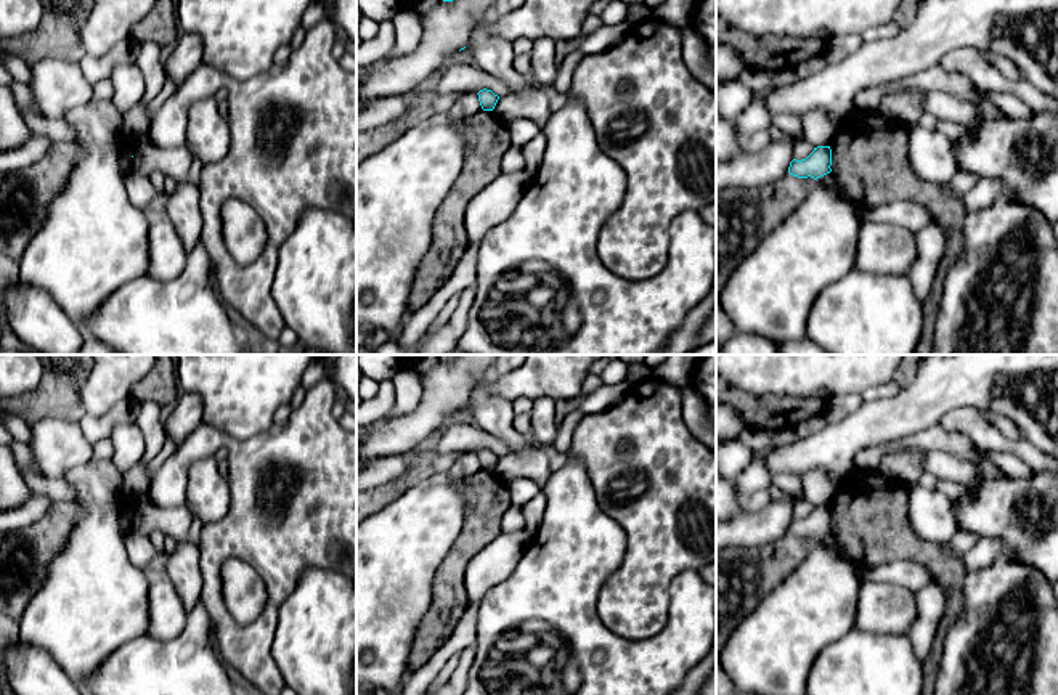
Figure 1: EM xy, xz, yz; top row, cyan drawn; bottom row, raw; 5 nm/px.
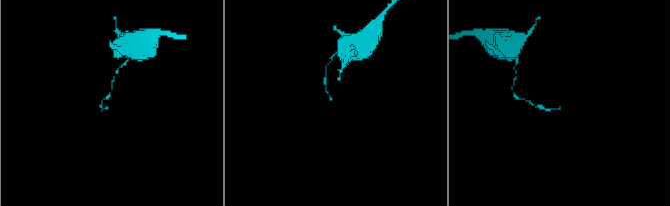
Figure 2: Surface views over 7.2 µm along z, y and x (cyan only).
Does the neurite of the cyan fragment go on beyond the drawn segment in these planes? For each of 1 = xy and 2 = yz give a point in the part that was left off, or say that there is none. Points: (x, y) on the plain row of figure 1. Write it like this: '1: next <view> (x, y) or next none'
1: next none
2: next none

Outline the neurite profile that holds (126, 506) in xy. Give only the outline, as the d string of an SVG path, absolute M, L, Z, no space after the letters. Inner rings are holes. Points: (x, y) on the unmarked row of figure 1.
M120 498L119 522L120 522L120 530L122 530L124 534L132 530L133 510L135 510L135 504L127 498Z

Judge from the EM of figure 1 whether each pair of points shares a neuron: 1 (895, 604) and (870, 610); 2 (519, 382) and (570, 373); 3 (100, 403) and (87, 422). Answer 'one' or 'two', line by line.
1: one
2: one
3: two

